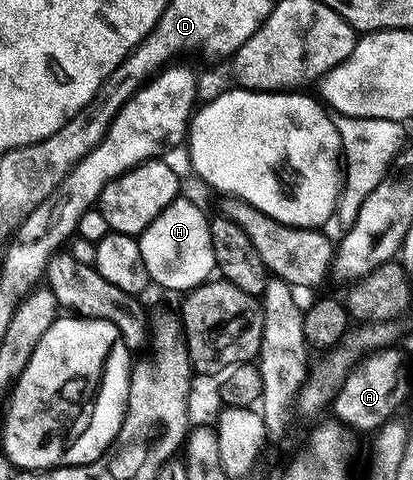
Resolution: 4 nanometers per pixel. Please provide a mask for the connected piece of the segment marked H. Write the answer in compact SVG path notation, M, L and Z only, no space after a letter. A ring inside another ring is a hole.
M186 196L174 198L169 208L155 217L153 224L138 235L141 260L145 260L148 279L167 290L190 292L216 273L211 243L211 218Z

